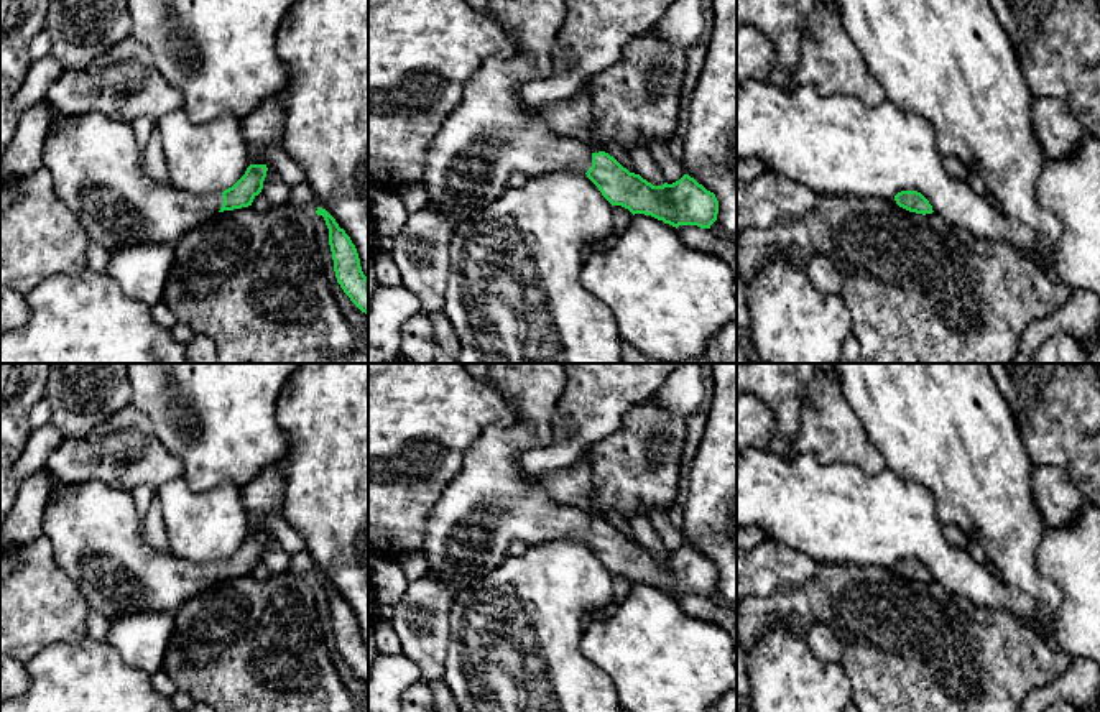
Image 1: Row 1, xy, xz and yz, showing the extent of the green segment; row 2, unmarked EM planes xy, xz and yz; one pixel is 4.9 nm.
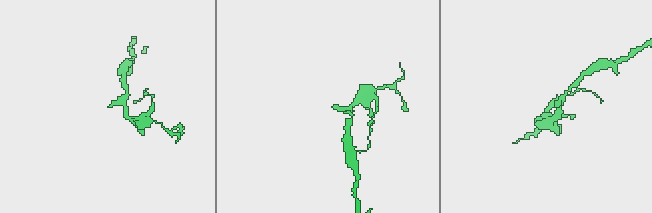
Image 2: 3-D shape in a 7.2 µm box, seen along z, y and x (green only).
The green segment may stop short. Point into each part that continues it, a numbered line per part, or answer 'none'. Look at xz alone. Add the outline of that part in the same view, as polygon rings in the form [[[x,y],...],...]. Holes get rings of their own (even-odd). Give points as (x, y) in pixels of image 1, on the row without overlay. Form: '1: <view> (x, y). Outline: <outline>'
1: xz (490, 503). Outline: [[[490,363],[488,381],[510,405],[516,421],[482,431],[467,449],[462,470],[447,483],[426,520],[423,552],[429,569],[455,595],[500,566],[515,541],[534,546],[564,536],[587,541],[592,534],[587,513],[552,500],[521,467],[525,452],[554,442],[552,419],[567,381],[564,363]]]

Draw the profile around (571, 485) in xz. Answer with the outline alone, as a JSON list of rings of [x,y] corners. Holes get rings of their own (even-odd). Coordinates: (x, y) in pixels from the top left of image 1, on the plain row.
[[[589,449],[571,467],[541,474],[538,480],[552,500],[579,508],[592,521],[599,521],[599,511],[592,502],[592,479],[587,454]]]

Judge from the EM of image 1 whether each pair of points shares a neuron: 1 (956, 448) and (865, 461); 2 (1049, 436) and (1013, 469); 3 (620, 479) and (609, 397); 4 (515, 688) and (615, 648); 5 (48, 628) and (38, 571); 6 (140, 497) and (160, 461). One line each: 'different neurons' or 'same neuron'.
1: different neurons
2: different neurons
3: different neurons
4: different neurons
5: same neuron
6: different neurons

